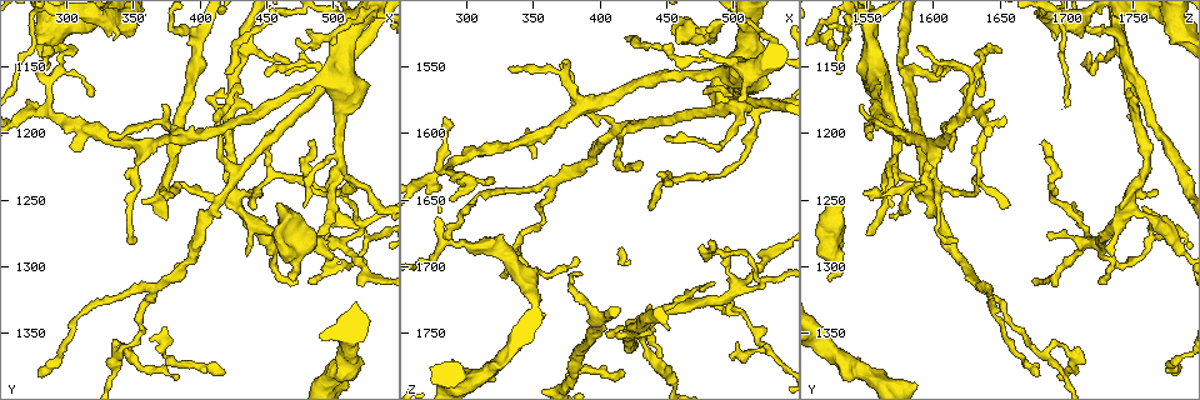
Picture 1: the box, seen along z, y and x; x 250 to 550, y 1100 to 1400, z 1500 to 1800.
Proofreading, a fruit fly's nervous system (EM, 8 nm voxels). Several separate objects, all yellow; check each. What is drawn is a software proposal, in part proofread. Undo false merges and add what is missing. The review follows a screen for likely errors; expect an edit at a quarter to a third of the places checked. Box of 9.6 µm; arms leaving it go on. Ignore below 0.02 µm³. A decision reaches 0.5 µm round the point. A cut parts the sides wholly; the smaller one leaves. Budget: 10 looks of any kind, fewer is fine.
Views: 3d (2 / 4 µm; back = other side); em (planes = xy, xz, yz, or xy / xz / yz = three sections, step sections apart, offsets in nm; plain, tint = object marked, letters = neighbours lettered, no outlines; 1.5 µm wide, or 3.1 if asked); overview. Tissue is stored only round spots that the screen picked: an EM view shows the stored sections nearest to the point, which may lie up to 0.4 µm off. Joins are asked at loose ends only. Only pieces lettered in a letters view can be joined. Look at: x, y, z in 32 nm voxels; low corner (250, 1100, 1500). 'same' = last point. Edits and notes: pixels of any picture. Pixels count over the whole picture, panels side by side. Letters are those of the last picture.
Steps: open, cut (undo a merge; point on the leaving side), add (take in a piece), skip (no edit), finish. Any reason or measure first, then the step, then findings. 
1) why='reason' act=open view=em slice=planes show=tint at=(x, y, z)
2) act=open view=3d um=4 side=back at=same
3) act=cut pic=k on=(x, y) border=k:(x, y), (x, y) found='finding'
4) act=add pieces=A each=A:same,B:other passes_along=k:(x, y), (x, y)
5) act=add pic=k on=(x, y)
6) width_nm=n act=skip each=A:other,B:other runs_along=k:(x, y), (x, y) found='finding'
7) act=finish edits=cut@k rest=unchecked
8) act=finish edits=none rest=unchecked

why='abrupt turn' act=open view=em slice=planes show=tint at=(498, 1158, 1606)

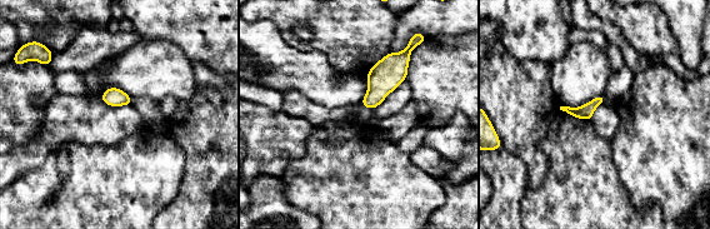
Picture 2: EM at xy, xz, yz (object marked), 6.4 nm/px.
why='what lies round it' act=open view=em slice=planes show=letters at=same

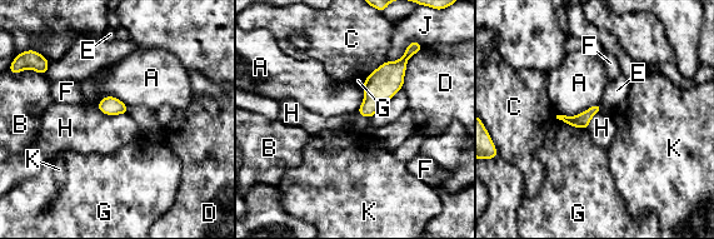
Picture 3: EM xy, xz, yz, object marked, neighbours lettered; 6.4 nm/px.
width_nm=100 act=skip each=A:other,B:other,C:other,D:other,E:other,F:other,G:other,H:other,J:other,K:other found='continuous, no second neuron'

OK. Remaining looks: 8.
why='long arm stops here' act=open view=3d um=4 at=(474, 1130, 1526)

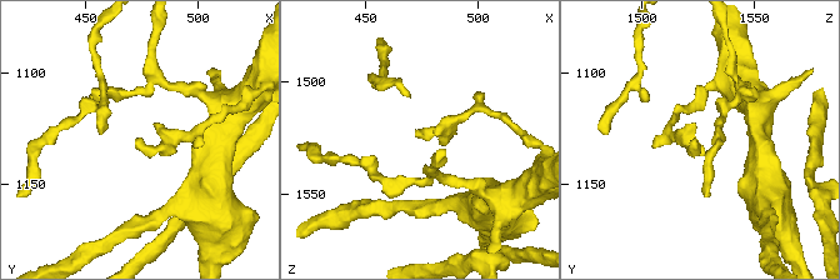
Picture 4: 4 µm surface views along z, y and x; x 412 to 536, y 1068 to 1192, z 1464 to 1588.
act=open view=em slice=yz step=8 show=letters at=(473, 1130, 1526)

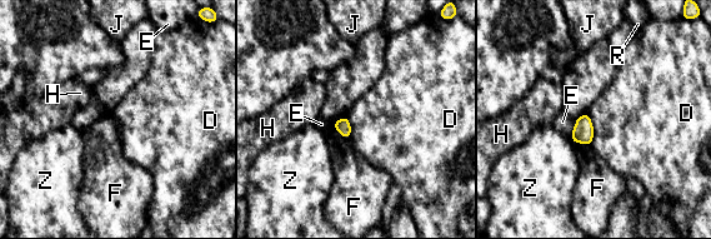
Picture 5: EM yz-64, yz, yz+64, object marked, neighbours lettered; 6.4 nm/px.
act=skip each=D:other,E:other,F:other,H:other,J:other,R:other,Z:other border=5:(586, 113), (592, 125), (591, 144) found='no lettered piece goes on from it'

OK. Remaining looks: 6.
why='thick end' act=open view=3d um=2 at=(470, 1310, 1520)

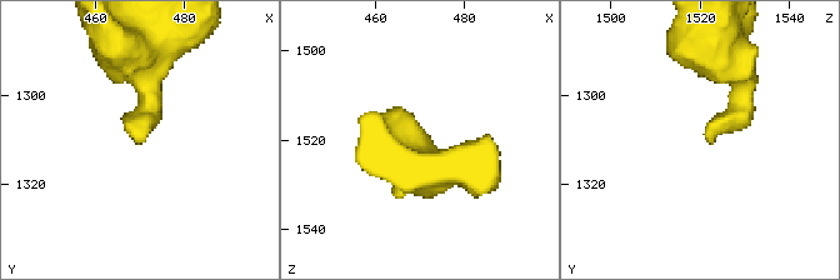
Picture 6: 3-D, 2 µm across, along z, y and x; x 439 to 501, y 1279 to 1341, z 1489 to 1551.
why='need the tissue' act=open view=em slice=xz step=4 show=tint at=(470, 1311, 1522)

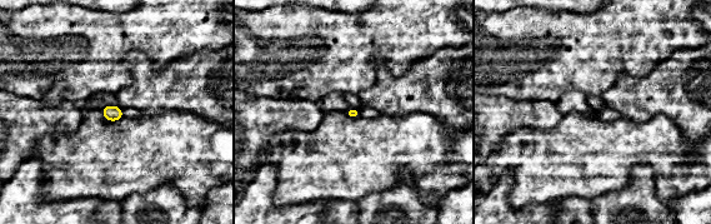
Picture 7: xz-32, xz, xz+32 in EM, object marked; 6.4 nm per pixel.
act=open view=em slice=planes show=letters at=same

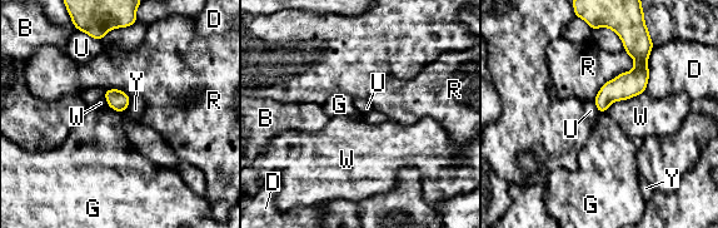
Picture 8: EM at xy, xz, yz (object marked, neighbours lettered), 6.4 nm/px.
longest_contact=R:400nm act=skip each=B:other,D:other,G:other,R:other,U:other,W:other,Y:other runs_along=8:(643, 53), (641, 68), (602, 109) found='no lettered piece goes on from it'

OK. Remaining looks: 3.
why='thin end' act=open view=em slice=xz step=8 show=tint at=(350, 1282, 1618)

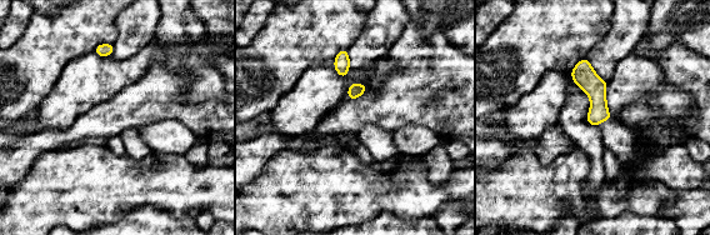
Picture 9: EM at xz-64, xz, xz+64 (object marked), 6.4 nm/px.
act=open view=em slice=planes show=letters at=same

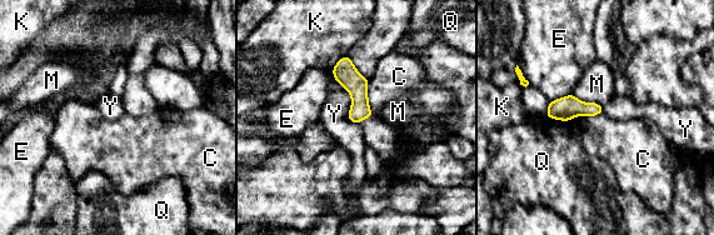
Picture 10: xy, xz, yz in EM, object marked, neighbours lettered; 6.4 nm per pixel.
width_nm=120 longest_contact=Y:320nm act=skip each=C:other,E:other,K:other,M:other,Q:other,Y:other found='none of them fits'

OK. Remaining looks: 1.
act=finish edits=none rest=unchecked

